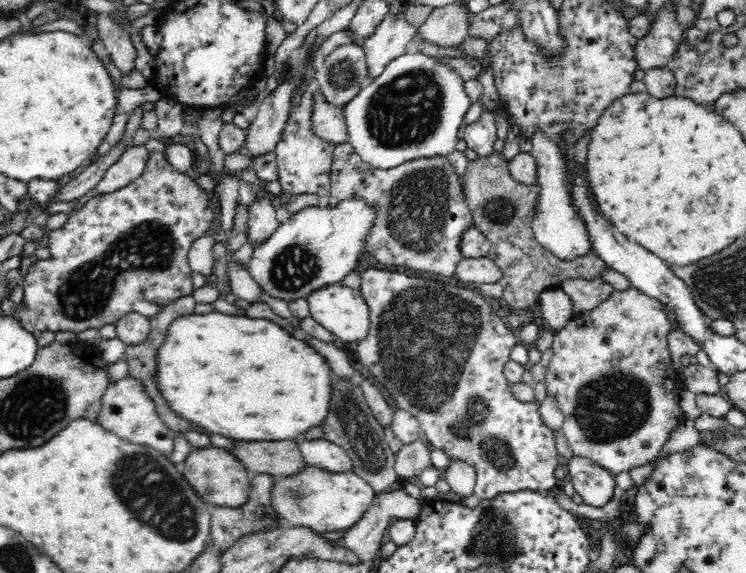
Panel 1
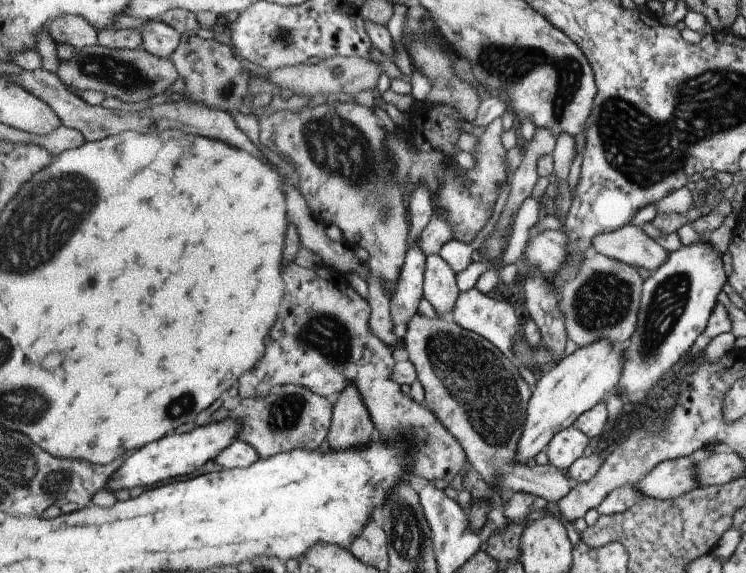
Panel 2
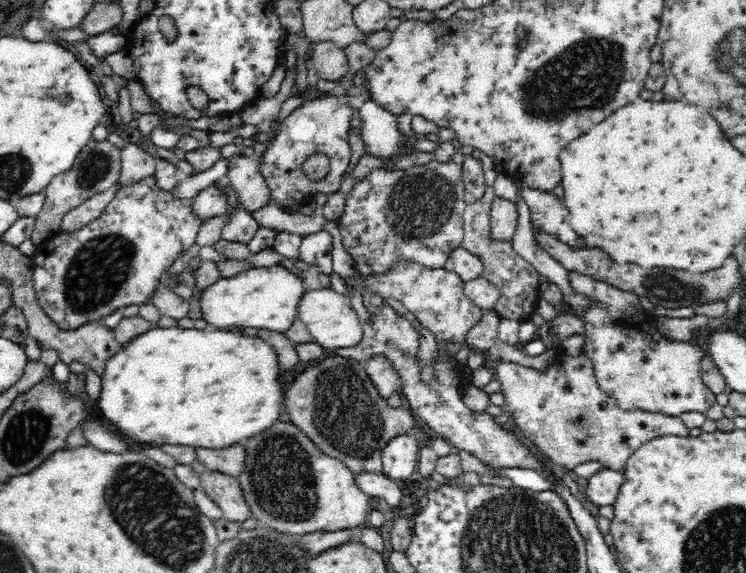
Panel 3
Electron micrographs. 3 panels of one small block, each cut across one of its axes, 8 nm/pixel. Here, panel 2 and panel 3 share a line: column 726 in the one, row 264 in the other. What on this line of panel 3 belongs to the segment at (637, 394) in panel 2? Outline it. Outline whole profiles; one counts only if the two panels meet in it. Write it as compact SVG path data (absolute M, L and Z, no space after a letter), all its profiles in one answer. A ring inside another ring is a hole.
M278 262L272 268L252 266L250 270L240 272L234 278L220 278L204 290L200 310L202 318L212 330L266 328L284 334L298 320L298 306L304 294L304 282L292 270Z

